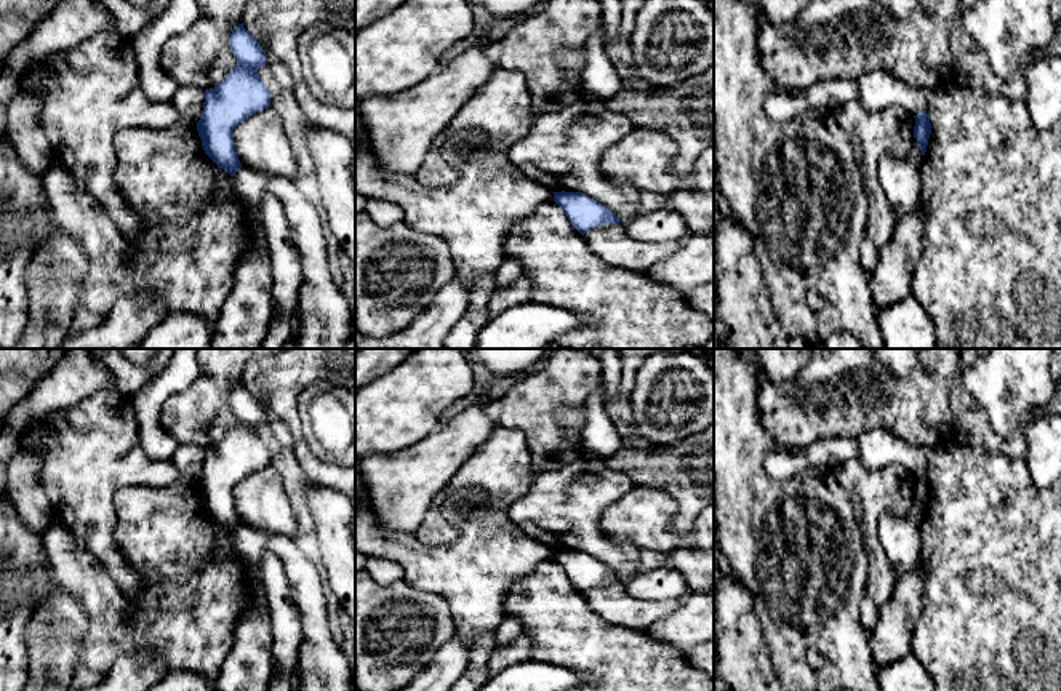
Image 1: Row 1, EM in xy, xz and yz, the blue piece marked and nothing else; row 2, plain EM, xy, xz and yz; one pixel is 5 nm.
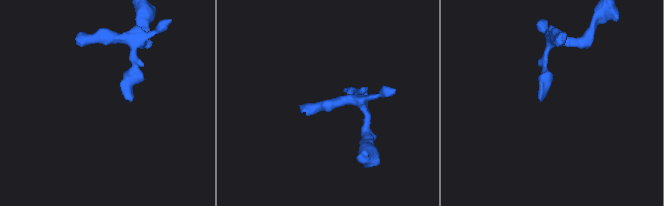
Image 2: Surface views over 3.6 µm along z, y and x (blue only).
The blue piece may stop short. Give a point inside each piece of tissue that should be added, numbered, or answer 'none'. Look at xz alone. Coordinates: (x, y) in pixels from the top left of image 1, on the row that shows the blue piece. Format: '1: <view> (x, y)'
none

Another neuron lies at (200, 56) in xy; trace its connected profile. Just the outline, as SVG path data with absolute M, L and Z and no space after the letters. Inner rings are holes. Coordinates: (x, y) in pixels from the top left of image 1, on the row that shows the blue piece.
M197 0L197 21L162 45L160 64L165 74L179 86L218 86L237 66L229 37L242 24L250 2L254 0Z

